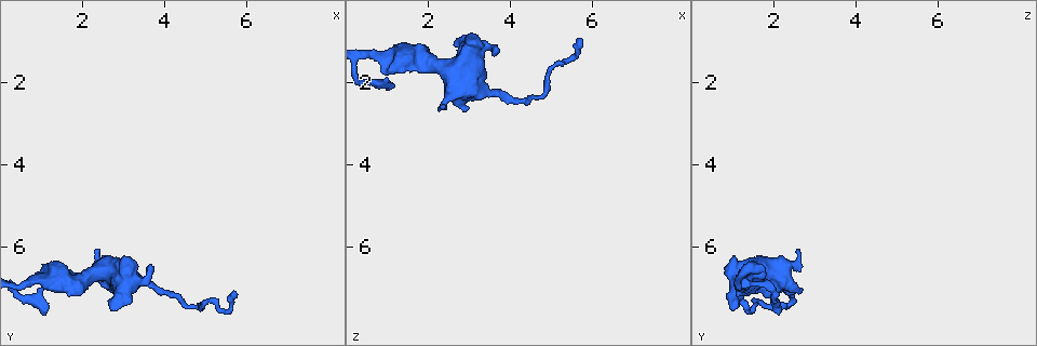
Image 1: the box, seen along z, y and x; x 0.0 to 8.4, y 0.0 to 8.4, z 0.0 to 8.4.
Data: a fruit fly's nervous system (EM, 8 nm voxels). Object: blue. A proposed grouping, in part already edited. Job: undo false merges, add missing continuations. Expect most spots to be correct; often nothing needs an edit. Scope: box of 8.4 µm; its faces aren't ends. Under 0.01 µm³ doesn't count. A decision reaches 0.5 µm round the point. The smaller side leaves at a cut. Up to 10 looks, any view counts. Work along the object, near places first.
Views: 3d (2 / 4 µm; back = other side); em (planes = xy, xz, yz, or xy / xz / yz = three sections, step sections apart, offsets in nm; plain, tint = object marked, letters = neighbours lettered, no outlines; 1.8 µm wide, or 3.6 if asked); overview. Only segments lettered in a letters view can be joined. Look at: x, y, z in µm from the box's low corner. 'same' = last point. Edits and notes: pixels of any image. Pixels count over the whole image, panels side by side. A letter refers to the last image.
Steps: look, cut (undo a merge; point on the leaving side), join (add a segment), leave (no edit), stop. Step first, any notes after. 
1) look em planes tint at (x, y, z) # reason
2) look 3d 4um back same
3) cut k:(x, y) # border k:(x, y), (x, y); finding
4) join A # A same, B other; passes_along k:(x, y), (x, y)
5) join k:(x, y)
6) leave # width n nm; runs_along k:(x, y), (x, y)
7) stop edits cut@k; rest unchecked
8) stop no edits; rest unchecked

look 3d 4um at (1.10, 7.60, 2.10)

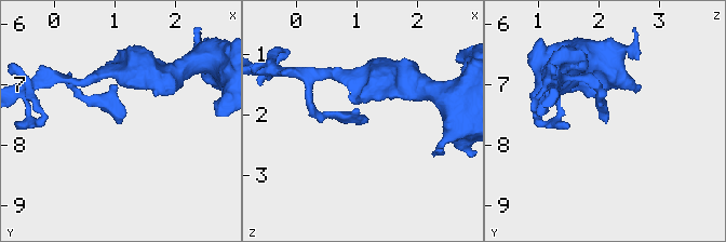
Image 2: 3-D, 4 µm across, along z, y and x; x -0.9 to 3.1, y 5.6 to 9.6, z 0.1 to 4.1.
look em yz step 16 tint at (1.15, 7.65, 2.05)

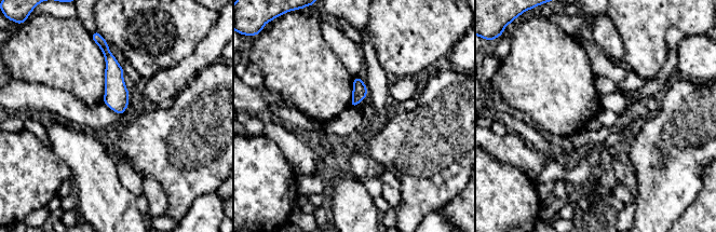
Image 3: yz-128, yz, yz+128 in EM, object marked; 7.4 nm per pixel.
look em planes letters same

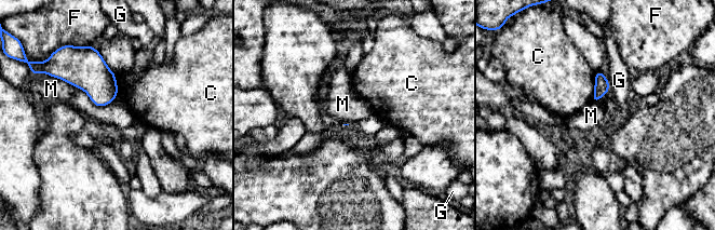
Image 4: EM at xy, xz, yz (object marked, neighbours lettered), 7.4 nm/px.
leave # C other, F other, G other, M other; border 4:(48, 75), (95, 105), (112, 102); no lettered segment goes on from it

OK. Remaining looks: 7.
look 3d 4um at (2.65, 7.45, 1.00) # an open end

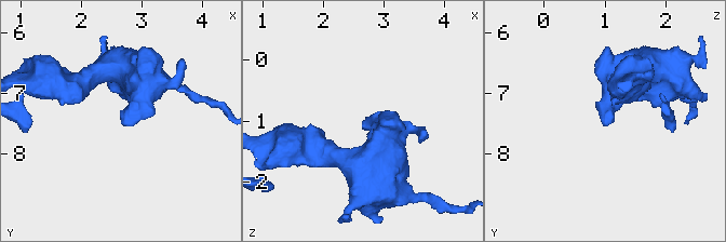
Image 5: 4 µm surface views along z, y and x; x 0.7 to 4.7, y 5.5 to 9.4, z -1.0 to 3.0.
look em planes letters at (2.65, 7.50, 1.05) # shape alone is not enough

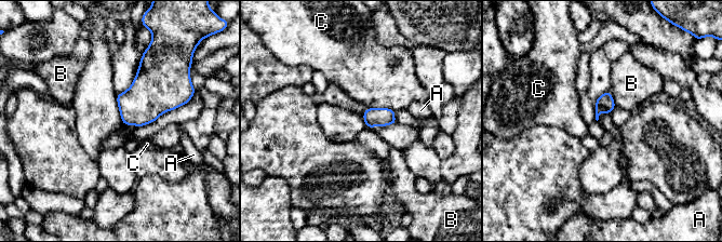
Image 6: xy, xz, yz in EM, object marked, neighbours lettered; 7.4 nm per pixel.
leave # A other, B other, C other; border 6:(366, 107), (388, 107), (395, 110); no lettered segment goes on from it

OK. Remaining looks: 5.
look 3d 2um at (2.45, 6.10, 2.60) # branch stops here

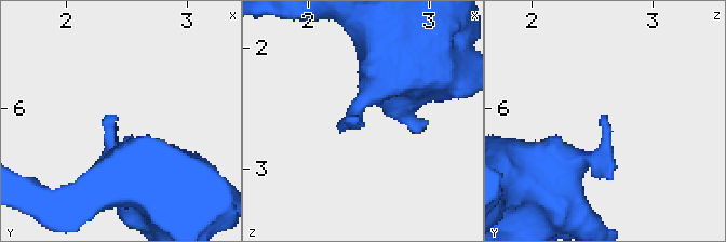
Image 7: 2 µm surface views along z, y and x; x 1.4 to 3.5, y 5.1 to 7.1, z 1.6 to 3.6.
look em 3.6um planes letters at (2.42, 6.08, 2.56) # now the EM

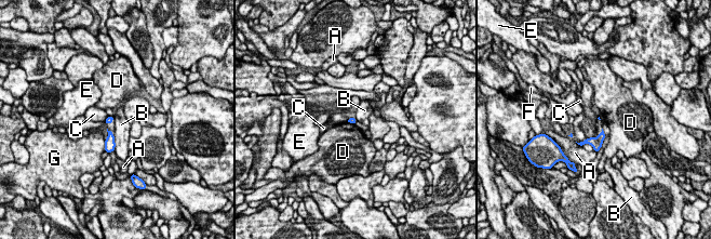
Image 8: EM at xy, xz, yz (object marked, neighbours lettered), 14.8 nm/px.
leave # longest_contact B 240 nm; A other, B other, C other, D other, E other, F other, G other; border 8:(113, 135), (115, 150); no lettered segment goes on from it

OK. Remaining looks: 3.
look 3d 2um back at (5.75, 7.15, 0.95) # thin end

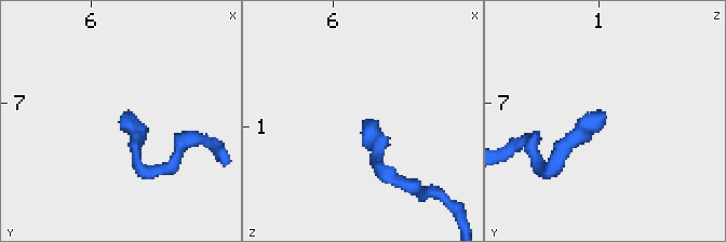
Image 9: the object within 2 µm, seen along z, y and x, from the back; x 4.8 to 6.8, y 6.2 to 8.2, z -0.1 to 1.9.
look em planes letters at (5.72, 7.12, 0.92) # need the tissue

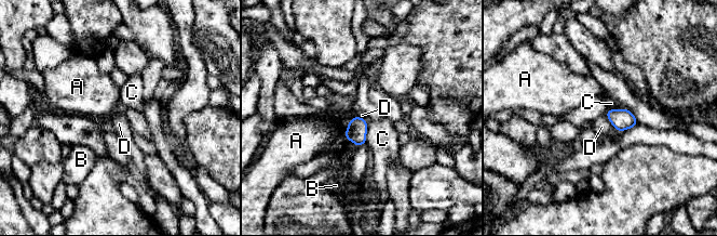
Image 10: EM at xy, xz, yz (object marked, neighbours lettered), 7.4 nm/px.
leave # A other, B other, C other, D other; border 10:(605, 114), (619, 131); no lettered segment goes on from it

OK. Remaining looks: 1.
stop no edits; rest unchecked

